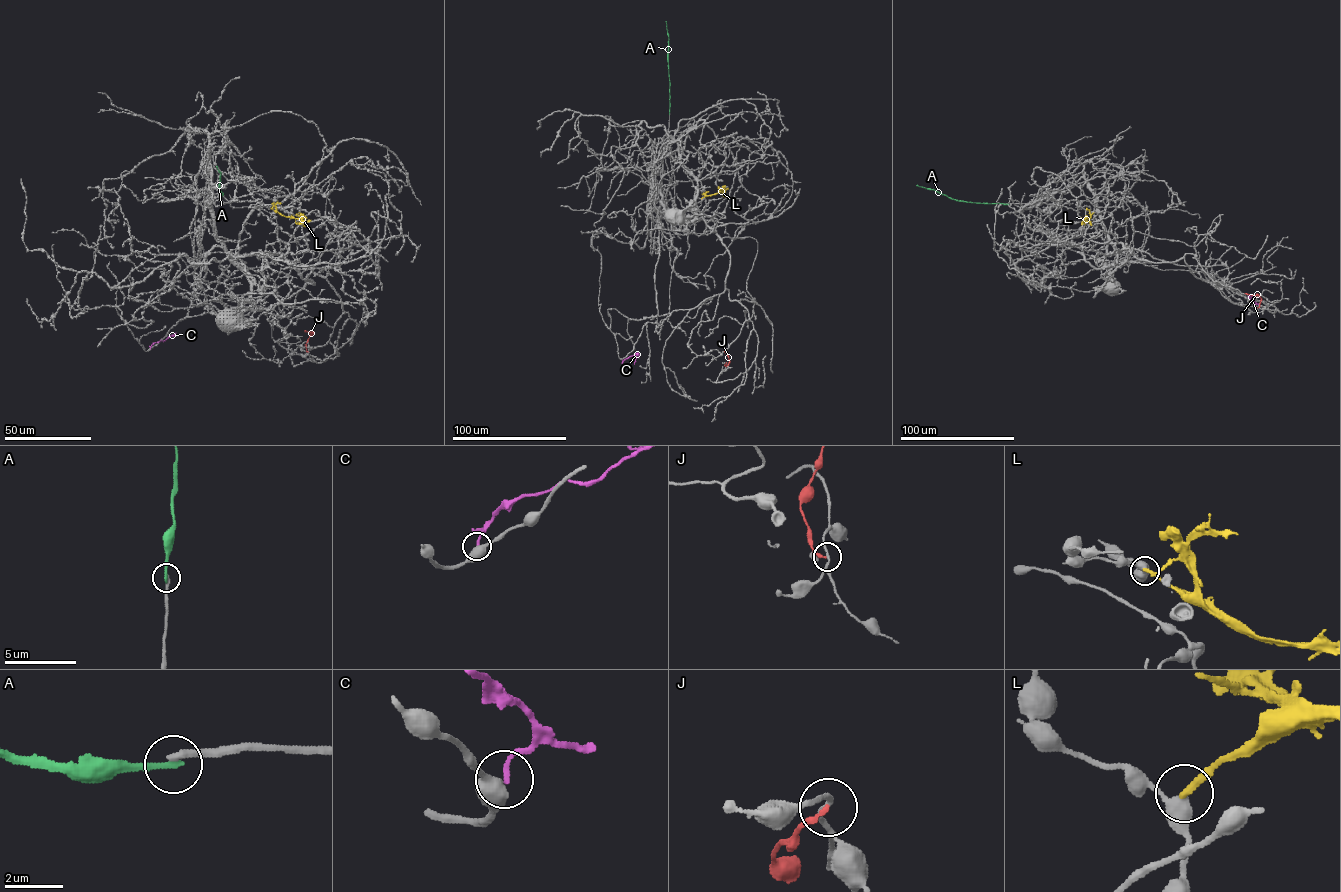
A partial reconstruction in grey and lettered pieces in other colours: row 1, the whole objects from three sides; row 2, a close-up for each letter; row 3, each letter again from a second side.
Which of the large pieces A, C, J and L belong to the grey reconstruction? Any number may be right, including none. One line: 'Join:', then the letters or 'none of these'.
Join: none of these

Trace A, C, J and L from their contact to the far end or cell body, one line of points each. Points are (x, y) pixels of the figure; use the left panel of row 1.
A: (221, 195), (221, 173), (216, 166)
C: (150, 348), (168, 336)
J: (308, 352), (305, 344), (313, 333), (305, 330)
L: (270, 208), (284, 216), (304, 219), (308, 226)

